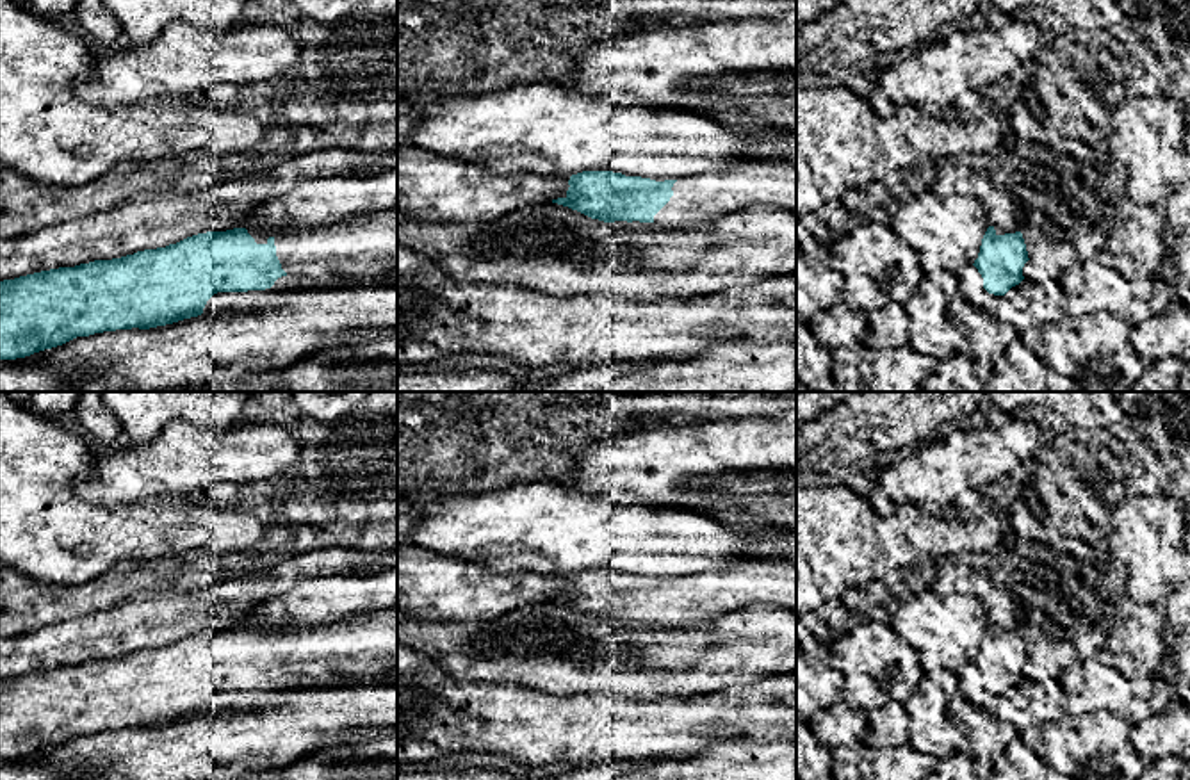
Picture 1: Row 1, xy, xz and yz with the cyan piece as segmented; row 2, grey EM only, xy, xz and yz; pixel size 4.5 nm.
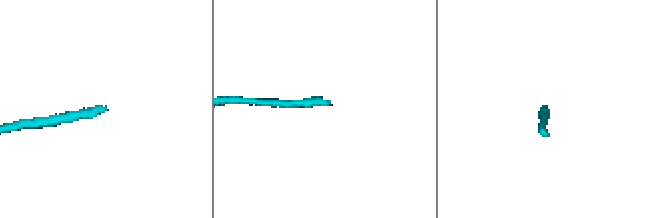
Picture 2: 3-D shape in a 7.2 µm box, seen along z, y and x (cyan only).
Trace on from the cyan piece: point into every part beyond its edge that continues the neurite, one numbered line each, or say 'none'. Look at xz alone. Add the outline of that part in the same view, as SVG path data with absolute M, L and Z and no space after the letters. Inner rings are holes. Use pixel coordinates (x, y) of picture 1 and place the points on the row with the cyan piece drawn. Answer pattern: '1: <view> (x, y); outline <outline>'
1: xz (706, 198); outline M754 162L709 169L695 176L679 178L672 191L670 201L654 215L654 223L664 228L707 226L750 207L796 212L796 164Z

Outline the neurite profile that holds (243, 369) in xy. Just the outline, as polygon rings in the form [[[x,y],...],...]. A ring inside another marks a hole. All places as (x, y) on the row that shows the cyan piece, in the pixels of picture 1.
[[[244,358],[233,365],[228,367],[217,367],[210,372],[208,383],[210,385],[223,385],[232,381],[244,381],[251,378],[257,370],[269,370],[271,365],[267,362],[260,362],[257,358]]]

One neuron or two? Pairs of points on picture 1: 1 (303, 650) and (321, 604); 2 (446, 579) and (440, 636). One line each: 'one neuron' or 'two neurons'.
1: two neurons
2: two neurons

